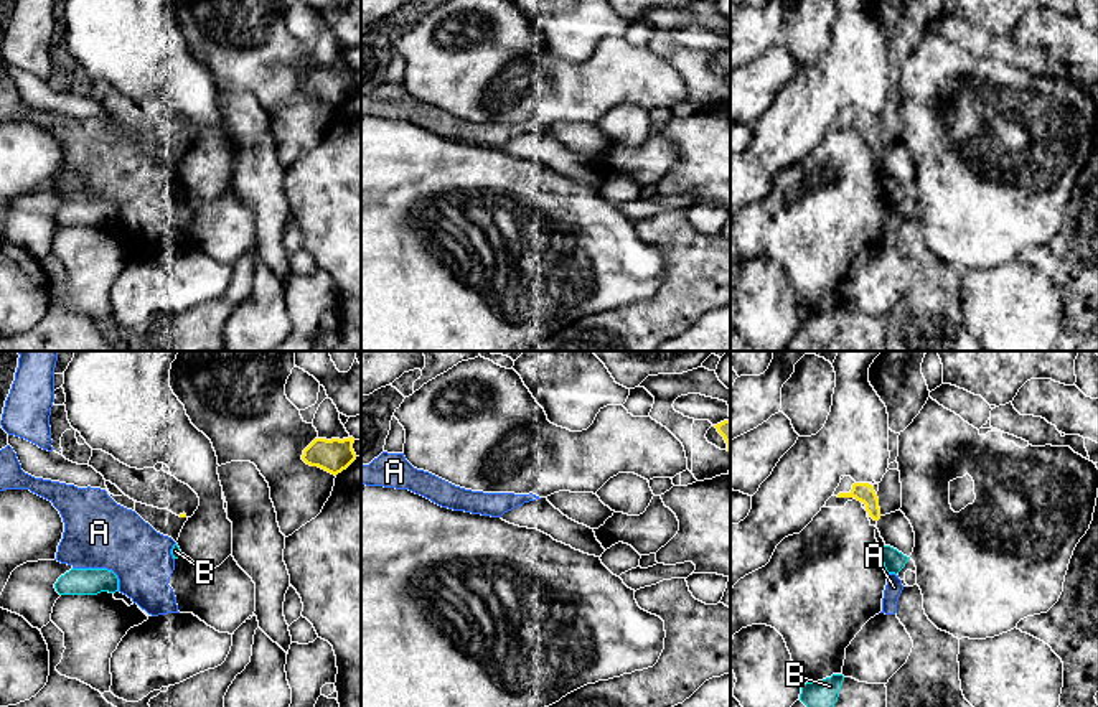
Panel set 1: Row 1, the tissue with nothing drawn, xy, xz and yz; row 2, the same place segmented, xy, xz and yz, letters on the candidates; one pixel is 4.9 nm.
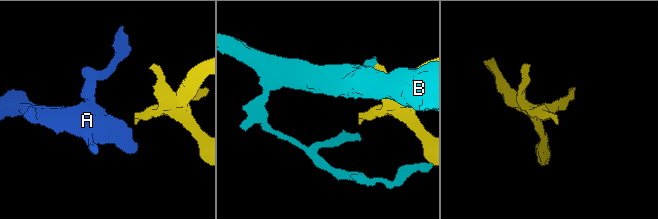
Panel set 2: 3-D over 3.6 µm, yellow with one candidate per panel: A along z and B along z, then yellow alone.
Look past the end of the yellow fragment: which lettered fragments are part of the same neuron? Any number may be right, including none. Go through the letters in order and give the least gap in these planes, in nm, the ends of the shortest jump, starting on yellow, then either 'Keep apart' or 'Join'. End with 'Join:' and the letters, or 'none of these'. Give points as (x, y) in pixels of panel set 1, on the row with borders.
A: Distance 110 nm. Across: xy (180, 516), (170, 538). Join
B: Distance 130 nm. Across: yz (877, 519), (884, 546). Keep apart
Join: A

